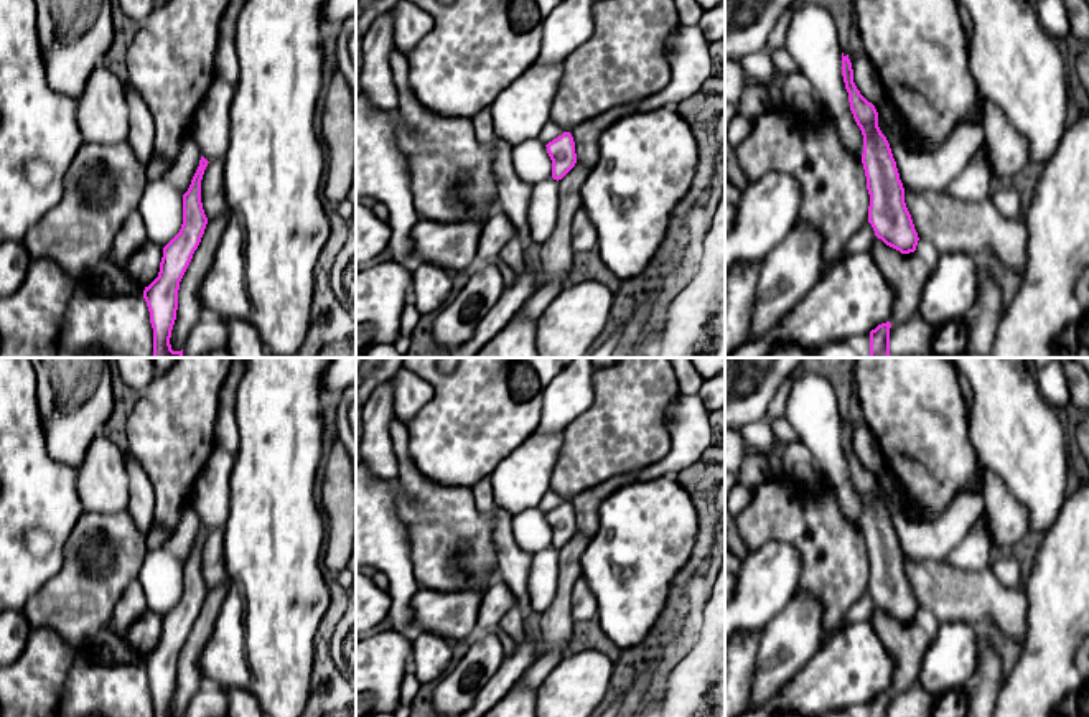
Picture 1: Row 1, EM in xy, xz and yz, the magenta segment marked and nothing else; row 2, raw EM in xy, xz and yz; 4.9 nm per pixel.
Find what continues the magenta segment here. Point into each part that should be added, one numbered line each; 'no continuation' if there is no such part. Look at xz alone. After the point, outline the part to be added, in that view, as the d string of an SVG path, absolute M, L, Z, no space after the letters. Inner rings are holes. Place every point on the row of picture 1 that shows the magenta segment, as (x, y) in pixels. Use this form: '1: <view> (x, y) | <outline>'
no continuation

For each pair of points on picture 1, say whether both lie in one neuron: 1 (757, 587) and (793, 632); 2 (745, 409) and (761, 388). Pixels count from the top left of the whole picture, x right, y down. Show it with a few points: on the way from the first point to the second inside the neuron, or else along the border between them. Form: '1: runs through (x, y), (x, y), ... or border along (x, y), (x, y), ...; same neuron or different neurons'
1: border along (794, 595), (761, 628); different neurons
2: runs through (745, 404), (757, 393); same neuron

